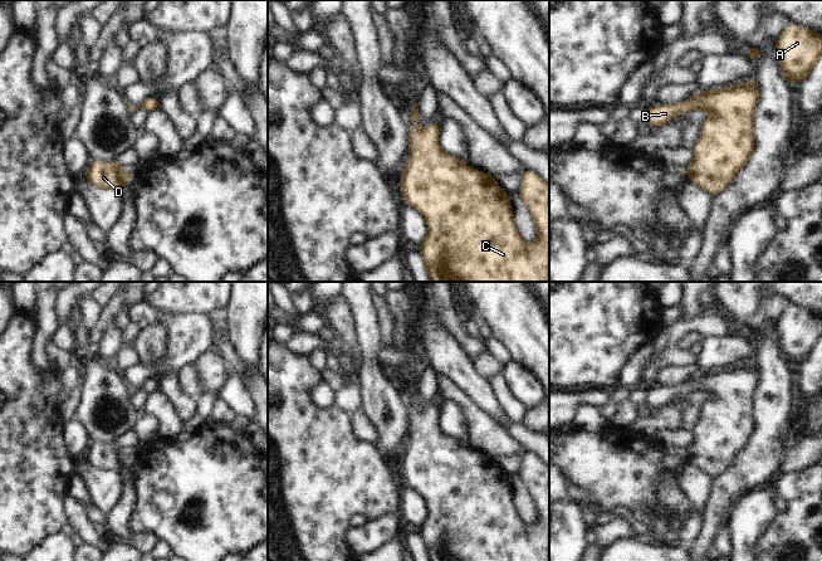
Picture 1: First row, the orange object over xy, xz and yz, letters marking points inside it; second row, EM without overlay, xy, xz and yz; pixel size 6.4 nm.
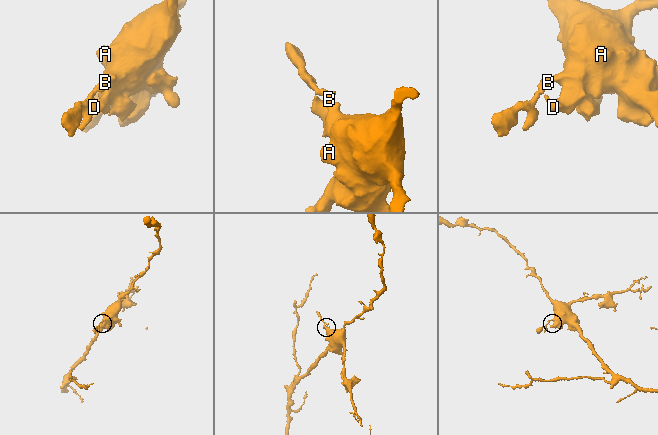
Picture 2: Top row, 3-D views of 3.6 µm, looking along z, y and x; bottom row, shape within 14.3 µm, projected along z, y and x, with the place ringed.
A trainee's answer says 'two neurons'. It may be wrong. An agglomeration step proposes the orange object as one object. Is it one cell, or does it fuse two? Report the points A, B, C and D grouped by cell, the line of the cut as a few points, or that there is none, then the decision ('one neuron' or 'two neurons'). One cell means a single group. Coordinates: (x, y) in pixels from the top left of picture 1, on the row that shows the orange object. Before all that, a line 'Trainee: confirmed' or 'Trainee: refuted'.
Trainee: refuted
A B C D; no cut; one neuron

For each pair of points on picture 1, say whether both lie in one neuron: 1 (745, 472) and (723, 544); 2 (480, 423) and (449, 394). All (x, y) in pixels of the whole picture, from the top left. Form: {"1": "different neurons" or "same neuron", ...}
{"1": "different neurons", "2": "same neuron"}

